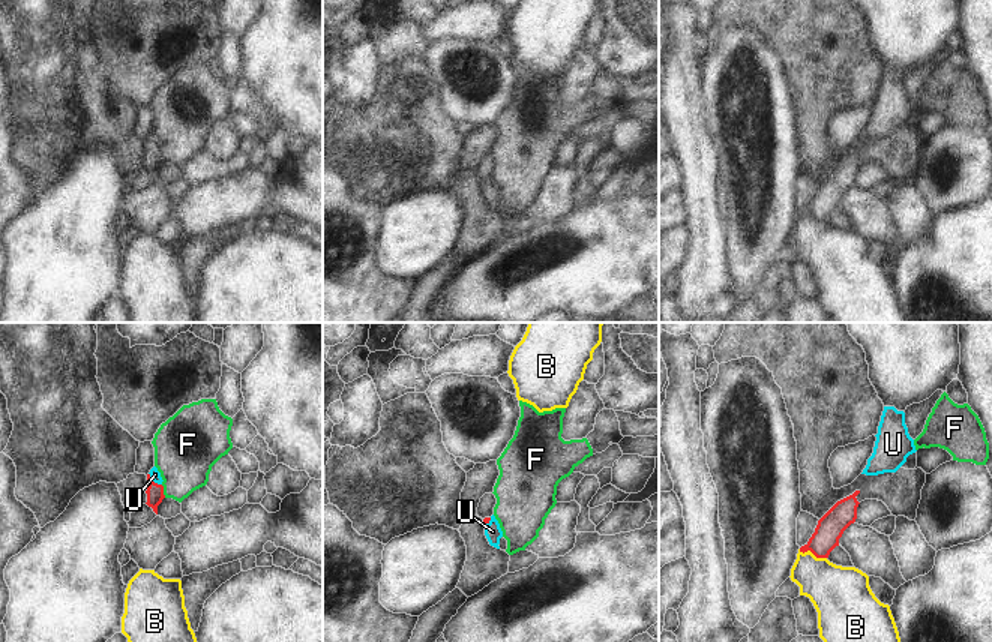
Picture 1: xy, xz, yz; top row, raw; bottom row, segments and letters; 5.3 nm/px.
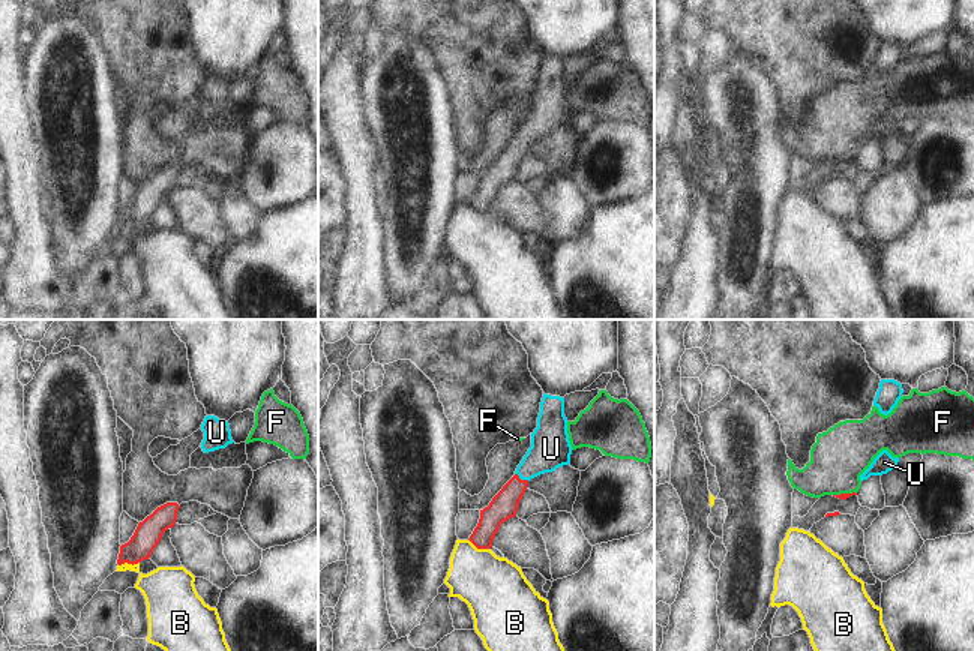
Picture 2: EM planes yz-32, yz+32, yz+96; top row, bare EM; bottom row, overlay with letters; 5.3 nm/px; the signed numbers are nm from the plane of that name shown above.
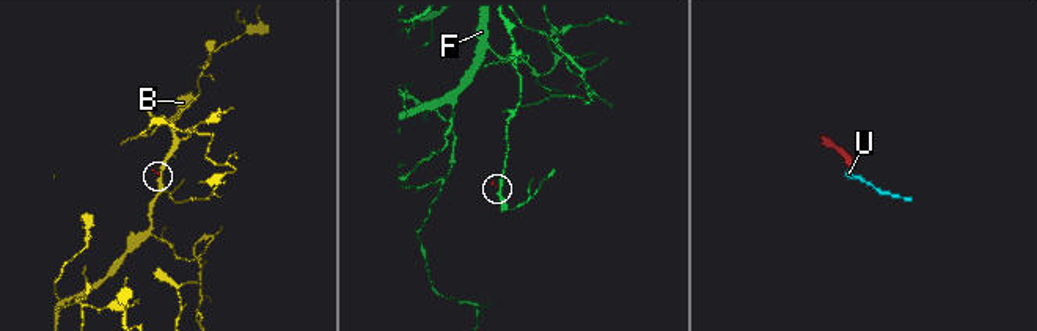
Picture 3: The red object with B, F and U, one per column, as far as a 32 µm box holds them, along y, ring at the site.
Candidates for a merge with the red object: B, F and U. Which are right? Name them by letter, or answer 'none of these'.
U

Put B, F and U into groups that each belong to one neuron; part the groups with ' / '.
B / F / U

